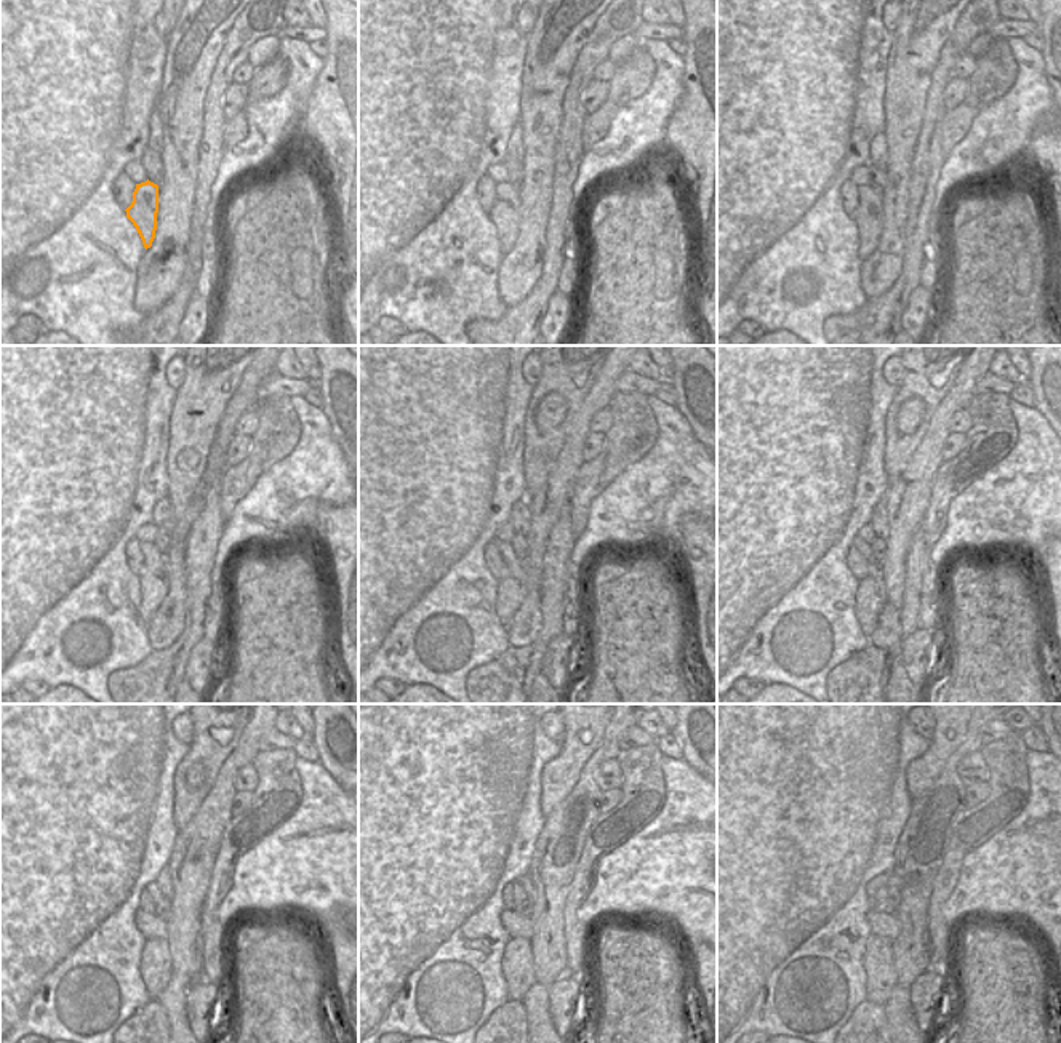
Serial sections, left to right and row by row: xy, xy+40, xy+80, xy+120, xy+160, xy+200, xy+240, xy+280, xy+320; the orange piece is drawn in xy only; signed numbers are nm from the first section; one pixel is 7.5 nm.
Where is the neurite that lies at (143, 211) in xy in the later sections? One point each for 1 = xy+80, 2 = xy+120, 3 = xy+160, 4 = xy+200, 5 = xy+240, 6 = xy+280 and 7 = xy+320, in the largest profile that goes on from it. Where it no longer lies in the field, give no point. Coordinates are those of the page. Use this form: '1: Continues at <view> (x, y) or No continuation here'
1: Continues at xy+80 (868, 216)
2: Continues at xy+120 (154, 579)
3: Continues at xy+160 (512, 589)
4: Continues at xy+200 (871, 595)
5: Continues at xy+240 (156, 963)
6: Continues at xy+280 (517, 967)
7: Continues at xy+320 (877, 962)

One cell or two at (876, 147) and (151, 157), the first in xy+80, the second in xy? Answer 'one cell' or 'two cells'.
two cells

